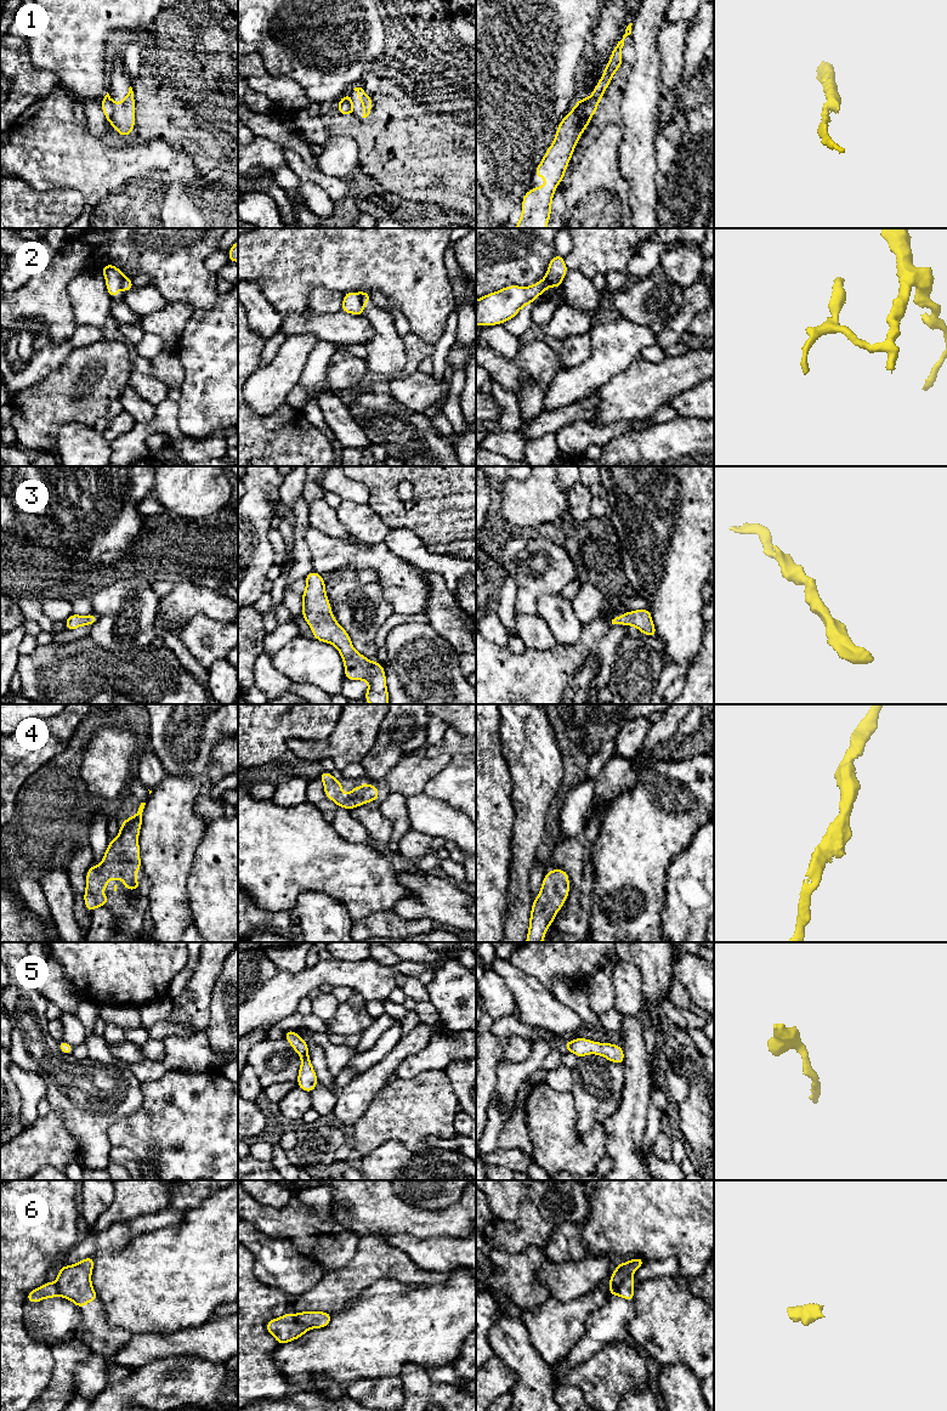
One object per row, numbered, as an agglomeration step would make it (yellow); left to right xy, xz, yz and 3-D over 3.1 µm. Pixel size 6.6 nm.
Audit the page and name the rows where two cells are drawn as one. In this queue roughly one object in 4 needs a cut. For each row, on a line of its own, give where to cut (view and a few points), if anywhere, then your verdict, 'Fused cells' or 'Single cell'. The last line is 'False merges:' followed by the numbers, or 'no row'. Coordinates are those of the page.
1: Split along xy (112, 100), (112, 118), (109, 122). Fused cells
2: Split along xz (358, 294), (364, 302). Fused cells
3: No split. Single cell
4: No split. Single cell
5: No split. Single cell
6: Split along yz (630, 1275), (610, 1292). Fused cells
False merges: 1, 2, 6

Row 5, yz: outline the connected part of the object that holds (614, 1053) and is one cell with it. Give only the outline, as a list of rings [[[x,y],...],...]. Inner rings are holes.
[[[575,1038],[565,1043],[565,1049],[577,1055],[577,1058],[583,1058],[588,1054],[597,1054],[607,1060],[624,1064],[624,1052],[622,1046],[611,1043],[599,1043],[590,1041],[588,1038]]]

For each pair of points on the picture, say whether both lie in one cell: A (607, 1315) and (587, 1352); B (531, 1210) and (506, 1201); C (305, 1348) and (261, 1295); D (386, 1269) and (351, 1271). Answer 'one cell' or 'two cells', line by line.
A: one cell
B: two cells
C: two cells
D: one cell

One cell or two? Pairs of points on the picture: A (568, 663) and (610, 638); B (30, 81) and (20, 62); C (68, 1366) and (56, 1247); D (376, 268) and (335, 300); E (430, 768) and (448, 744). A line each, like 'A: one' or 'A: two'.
A: one
B: one
C: two
D: two
E: two

